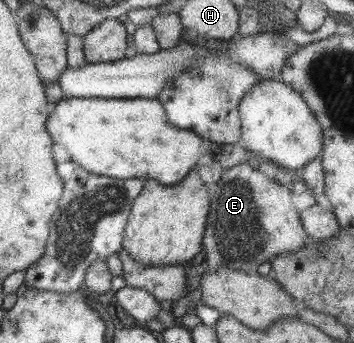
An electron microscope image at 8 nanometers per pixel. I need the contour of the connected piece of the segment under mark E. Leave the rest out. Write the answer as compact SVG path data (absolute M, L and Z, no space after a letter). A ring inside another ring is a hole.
M247 163L224 170L221 179L211 184L209 192L210 214L204 232L203 249L210 272L231 268L233 271L254 273L260 265L272 262L276 255L298 251L308 243L309 235L304 230L300 214L291 201L293 191L276 179L266 177Z

